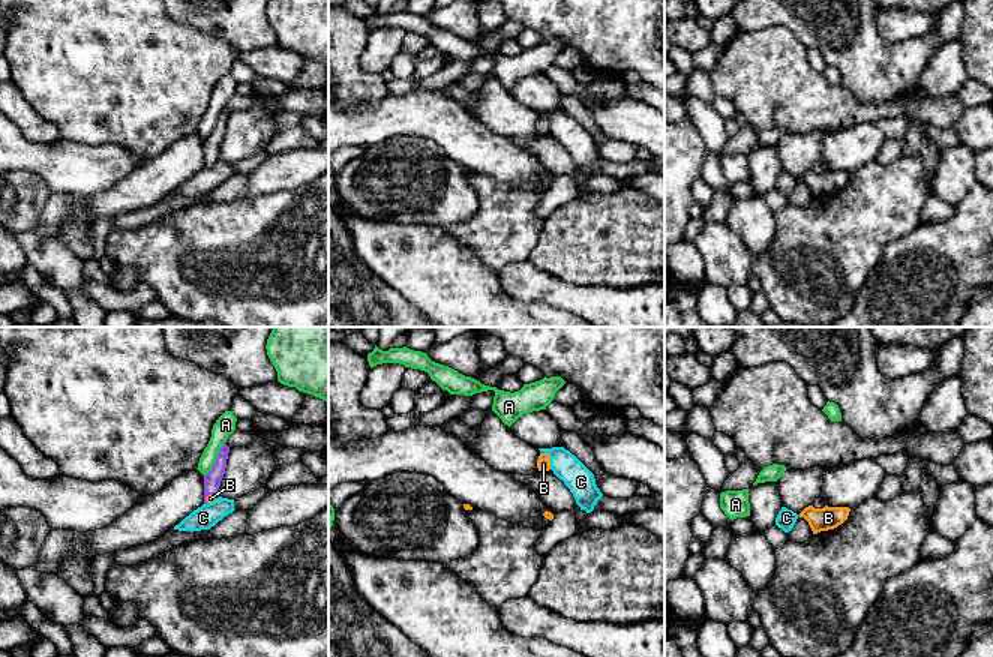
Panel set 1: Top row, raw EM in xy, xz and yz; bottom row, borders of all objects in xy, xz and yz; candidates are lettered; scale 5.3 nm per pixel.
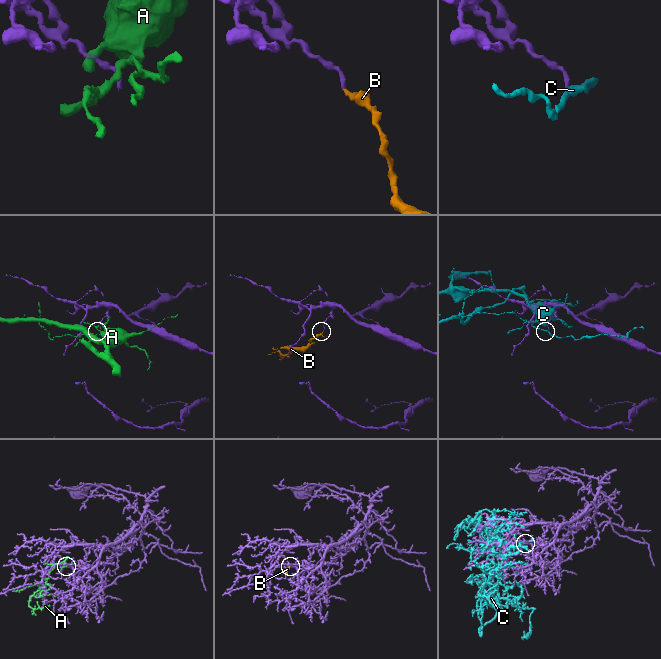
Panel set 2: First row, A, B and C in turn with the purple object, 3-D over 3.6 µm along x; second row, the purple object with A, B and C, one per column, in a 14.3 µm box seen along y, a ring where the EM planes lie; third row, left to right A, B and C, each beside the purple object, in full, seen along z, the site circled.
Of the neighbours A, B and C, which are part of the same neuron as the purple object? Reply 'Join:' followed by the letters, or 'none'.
Join: B

